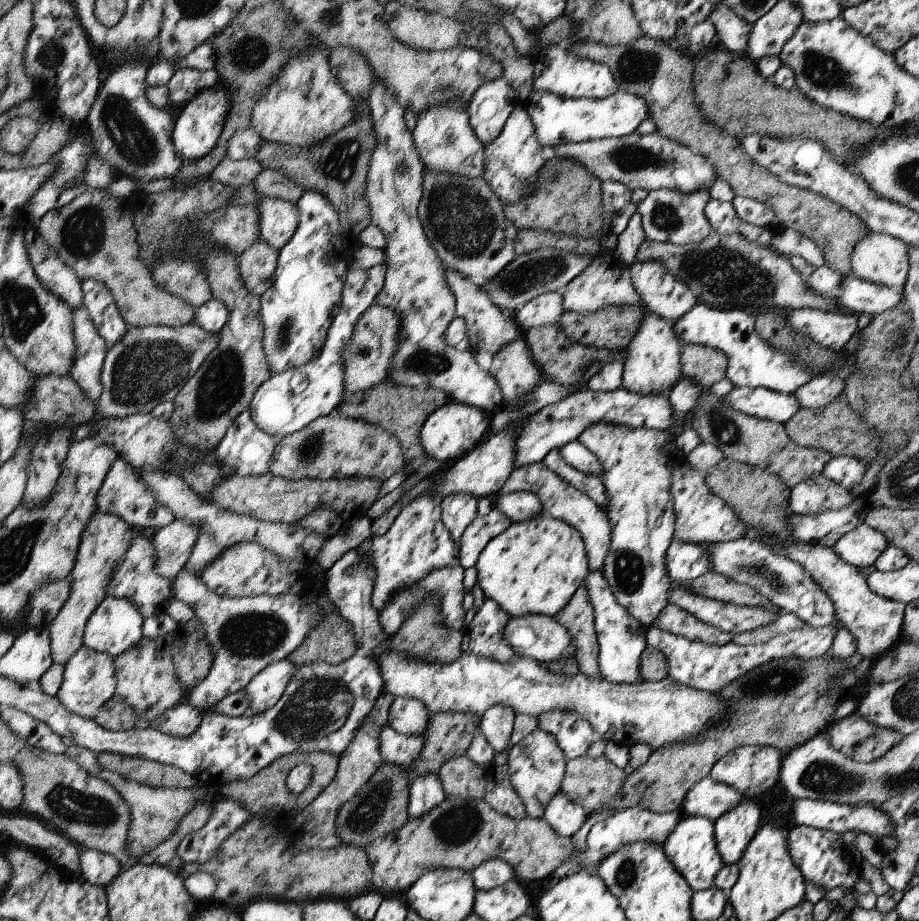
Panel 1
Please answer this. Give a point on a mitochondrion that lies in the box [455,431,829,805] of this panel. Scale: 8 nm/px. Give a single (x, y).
(778, 680)

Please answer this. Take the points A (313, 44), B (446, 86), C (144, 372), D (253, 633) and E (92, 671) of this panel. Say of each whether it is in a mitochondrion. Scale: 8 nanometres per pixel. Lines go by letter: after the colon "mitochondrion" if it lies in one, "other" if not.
A: other
B: mitochondrion
C: mitochondrion
D: mitochondrion
E: mitochondrion

